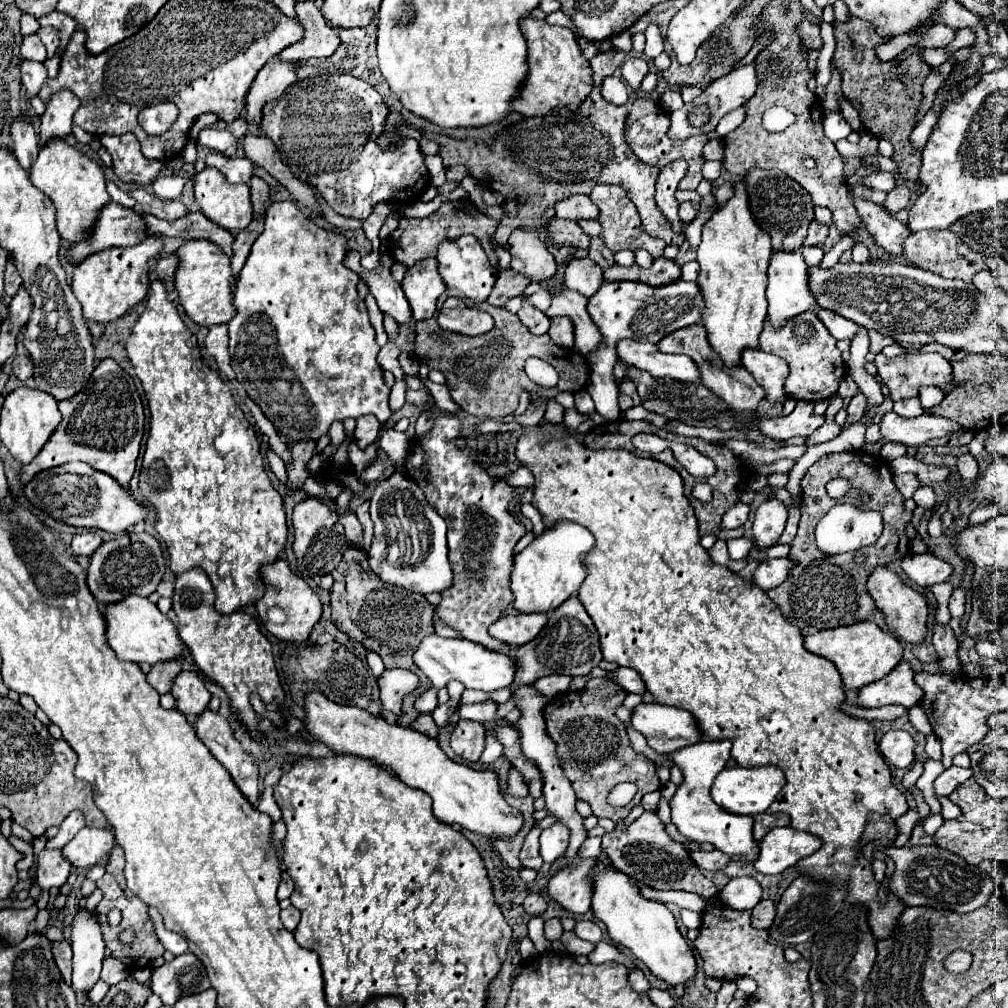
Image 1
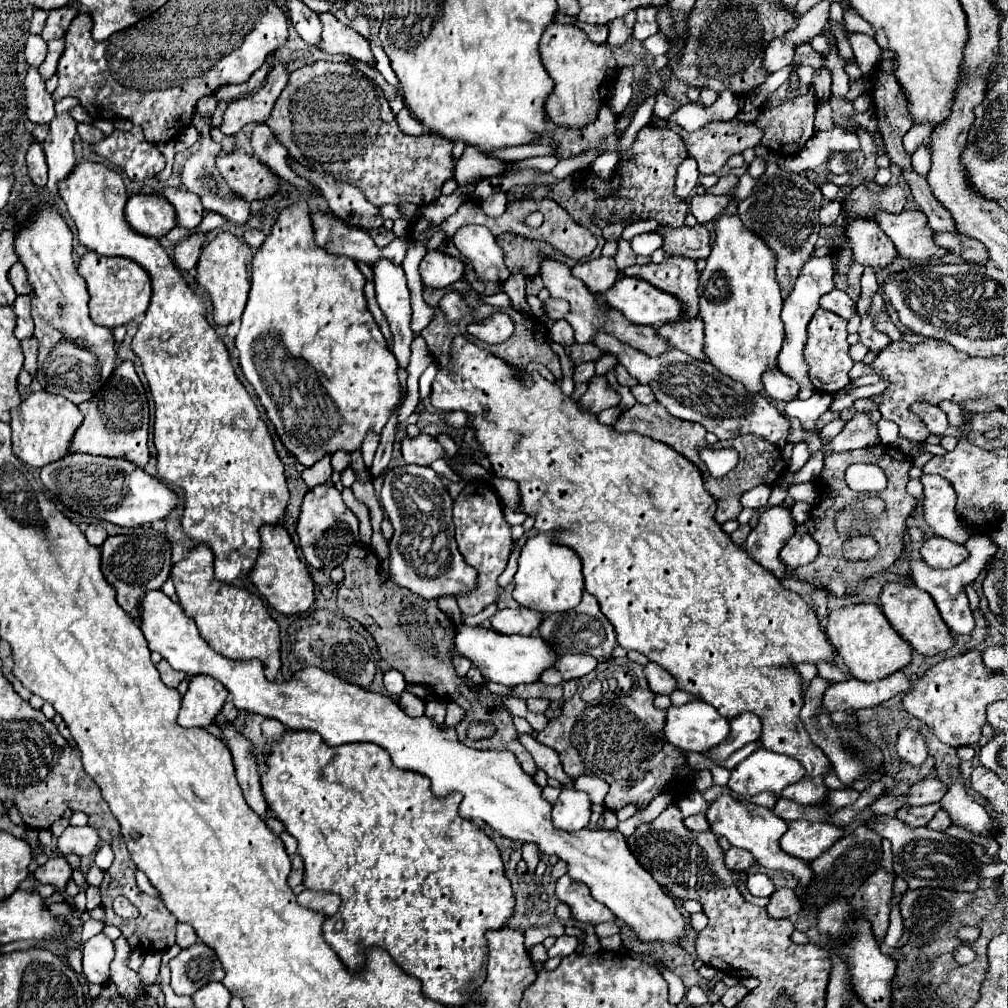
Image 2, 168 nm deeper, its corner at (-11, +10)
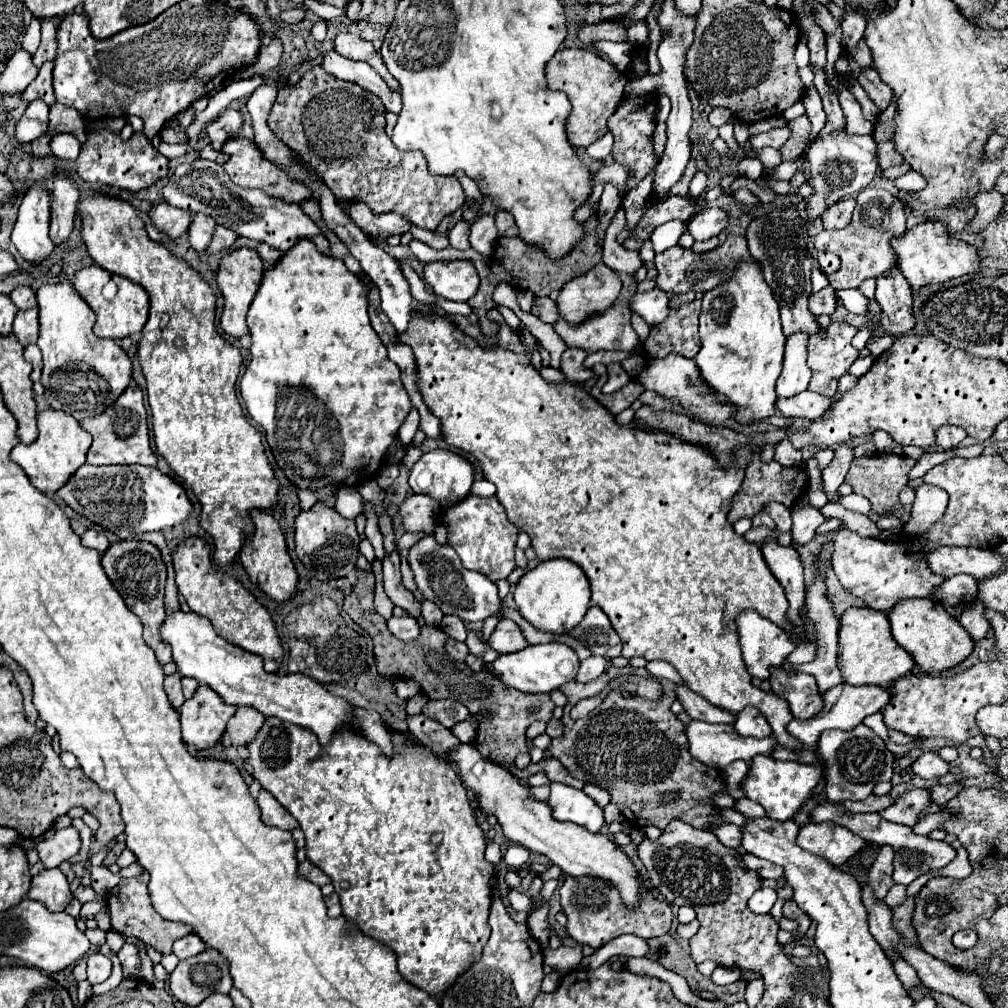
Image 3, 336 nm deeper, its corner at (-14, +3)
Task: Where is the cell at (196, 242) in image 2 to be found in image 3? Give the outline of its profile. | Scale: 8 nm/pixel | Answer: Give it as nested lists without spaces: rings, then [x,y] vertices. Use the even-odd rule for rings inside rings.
[[[216,226],[214,230],[214,236],[206,248],[206,254],[212,254],[212,252],[220,252],[224,248],[230,248],[234,244],[234,240],[238,238],[236,232],[230,232],[228,228],[222,228],[222,226]]]

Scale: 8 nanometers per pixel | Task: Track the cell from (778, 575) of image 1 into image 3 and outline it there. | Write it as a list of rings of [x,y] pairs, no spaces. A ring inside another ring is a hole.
[[[794,508],[792,510],[792,542],[798,546],[804,546],[814,538],[814,530],[826,520],[816,508]]]

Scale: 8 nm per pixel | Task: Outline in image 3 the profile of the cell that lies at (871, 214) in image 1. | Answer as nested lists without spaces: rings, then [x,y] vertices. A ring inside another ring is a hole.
[[[926,220],[922,224],[916,224],[914,228],[906,230],[900,238],[892,238],[890,246],[894,248],[898,256],[898,266],[912,288],[920,288],[932,282],[946,282],[950,278],[958,278],[980,270],[978,250],[972,244],[952,238],[942,222]]]

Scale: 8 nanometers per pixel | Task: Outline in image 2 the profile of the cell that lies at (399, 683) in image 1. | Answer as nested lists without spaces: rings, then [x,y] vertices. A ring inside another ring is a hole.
[[[409,691],[401,693],[401,699],[399,699],[399,707],[409,715],[409,717],[419,717],[425,713],[425,701],[411,695]]]

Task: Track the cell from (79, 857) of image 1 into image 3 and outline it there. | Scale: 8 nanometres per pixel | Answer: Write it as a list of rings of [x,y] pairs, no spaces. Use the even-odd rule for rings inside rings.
[[[68,826],[68,828],[58,830],[50,840],[42,840],[38,844],[38,854],[44,868],[54,868],[54,866],[60,866],[60,862],[64,860],[74,858],[80,846],[82,846],[82,840],[80,840],[78,830]]]

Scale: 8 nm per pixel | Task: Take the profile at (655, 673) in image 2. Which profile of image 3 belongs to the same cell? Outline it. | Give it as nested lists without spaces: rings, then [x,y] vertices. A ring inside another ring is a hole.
[[[676,684],[676,700],[684,706],[684,710],[690,714],[694,720],[706,720],[706,722],[722,722],[722,724],[732,724],[736,720],[734,714],[722,712],[720,708],[714,708],[708,700],[702,696],[694,694],[686,684]]]

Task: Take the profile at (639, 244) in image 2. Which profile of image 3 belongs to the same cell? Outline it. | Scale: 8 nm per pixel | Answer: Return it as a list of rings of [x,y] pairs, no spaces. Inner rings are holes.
[[[672,220],[672,222],[666,222],[662,226],[658,226],[652,236],[650,236],[650,242],[652,242],[652,248],[656,254],[672,248],[678,244],[678,238],[682,236],[682,232],[686,230],[686,222],[680,222],[680,220]]]

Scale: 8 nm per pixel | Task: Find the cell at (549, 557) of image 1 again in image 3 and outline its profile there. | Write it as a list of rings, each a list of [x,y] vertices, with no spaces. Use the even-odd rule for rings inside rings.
[[[554,558],[540,562],[534,570],[526,572],[518,580],[514,602],[518,606],[518,612],[538,630],[564,634],[566,630],[574,628],[574,624],[578,624],[578,620],[582,620],[582,616],[586,614],[586,608],[590,608],[590,584],[578,564],[574,564],[572,560]]]

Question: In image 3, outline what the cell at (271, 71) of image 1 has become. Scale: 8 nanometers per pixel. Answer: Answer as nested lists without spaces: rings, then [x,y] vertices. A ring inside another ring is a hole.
[[[228,108],[224,114],[220,114],[218,120],[208,124],[206,134],[210,138],[210,144],[216,150],[222,150],[222,146],[242,130],[242,124],[244,124],[244,118],[242,118],[240,110]]]

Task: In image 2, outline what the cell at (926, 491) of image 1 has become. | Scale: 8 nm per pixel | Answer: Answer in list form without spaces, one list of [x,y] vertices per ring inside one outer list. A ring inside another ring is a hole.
[[[923,475],[921,483],[925,523],[935,535],[963,545],[969,539],[969,531],[965,527],[959,527],[959,519],[955,513],[955,491],[951,483],[947,483],[939,475]]]

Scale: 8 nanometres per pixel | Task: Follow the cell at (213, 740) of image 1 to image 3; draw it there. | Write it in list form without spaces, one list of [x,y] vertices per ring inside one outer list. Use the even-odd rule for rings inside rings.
[[[264,788],[260,790],[256,804],[260,808],[260,818],[264,824],[270,824],[270,826],[276,826],[282,830],[294,830],[298,826],[298,822]]]

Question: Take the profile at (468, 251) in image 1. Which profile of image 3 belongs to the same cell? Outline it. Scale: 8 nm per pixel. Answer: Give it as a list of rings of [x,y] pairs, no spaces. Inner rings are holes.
[[[460,220],[460,222],[448,232],[450,246],[456,248],[456,250],[468,250],[468,248],[470,248],[468,236],[470,236],[470,226],[468,226],[464,220]]]

